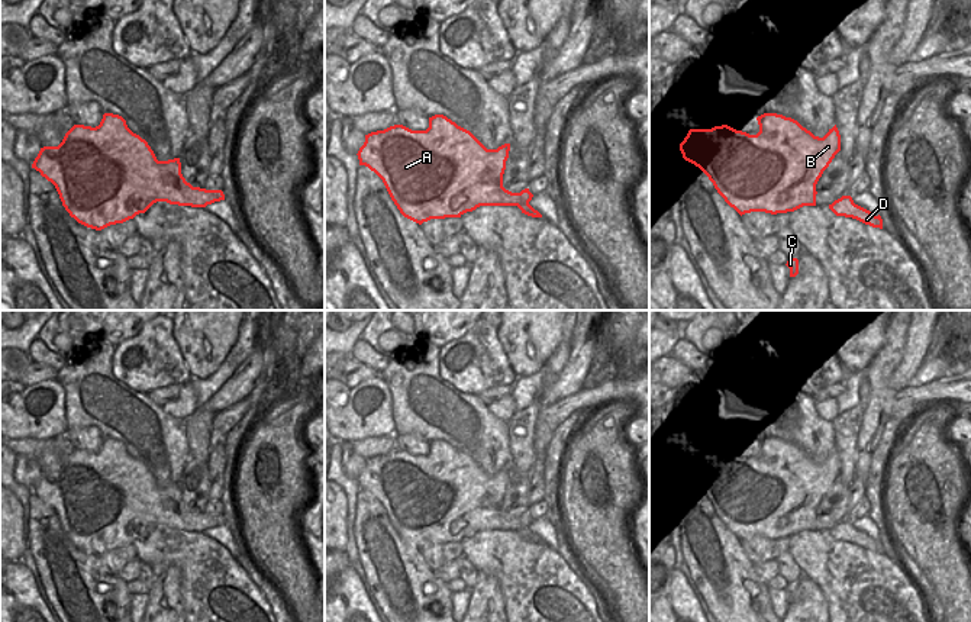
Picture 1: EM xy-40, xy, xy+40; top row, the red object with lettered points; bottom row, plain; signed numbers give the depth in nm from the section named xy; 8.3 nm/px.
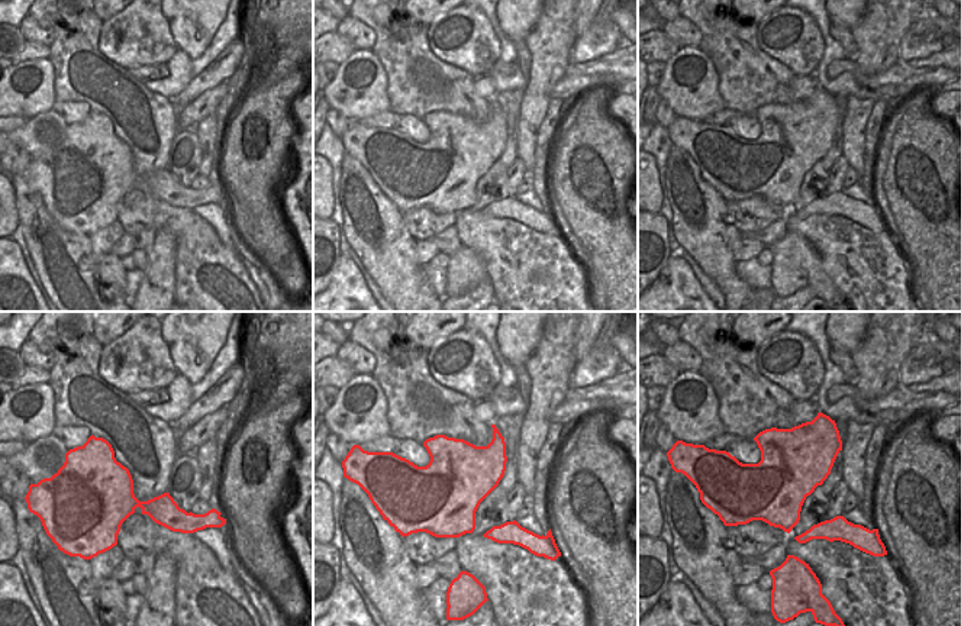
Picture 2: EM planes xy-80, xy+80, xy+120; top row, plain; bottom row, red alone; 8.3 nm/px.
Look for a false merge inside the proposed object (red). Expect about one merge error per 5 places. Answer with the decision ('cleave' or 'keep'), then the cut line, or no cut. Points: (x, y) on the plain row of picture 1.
keep; cut none

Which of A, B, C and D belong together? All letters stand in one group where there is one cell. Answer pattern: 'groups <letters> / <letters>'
groups A B C D

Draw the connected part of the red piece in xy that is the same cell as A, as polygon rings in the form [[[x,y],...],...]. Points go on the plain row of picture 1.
[[[443,439],[429,442],[426,455],[394,449],[365,460],[358,476],[359,490],[368,492],[384,507],[400,538],[422,550],[430,544],[461,542],[480,531],[517,531],[522,538],[542,542],[529,526],[529,513],[512,518],[503,512],[510,468],[487,474],[470,455]]]

